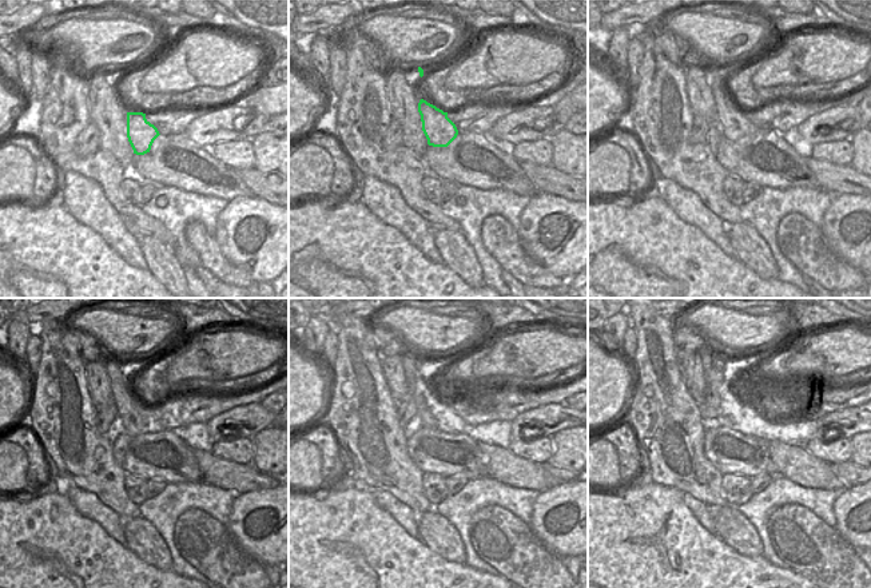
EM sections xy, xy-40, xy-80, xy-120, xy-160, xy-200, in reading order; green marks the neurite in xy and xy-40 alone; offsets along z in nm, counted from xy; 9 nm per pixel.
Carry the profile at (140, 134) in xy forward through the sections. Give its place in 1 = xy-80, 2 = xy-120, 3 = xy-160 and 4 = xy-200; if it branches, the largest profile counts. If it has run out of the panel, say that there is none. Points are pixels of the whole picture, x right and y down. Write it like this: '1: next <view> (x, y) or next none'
1: next xy-80 (734, 124)
2: next xy-120 (130, 412)
3: next xy-160 (416, 382)
4: next xy-200 (706, 353)

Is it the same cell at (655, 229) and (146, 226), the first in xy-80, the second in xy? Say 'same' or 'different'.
different

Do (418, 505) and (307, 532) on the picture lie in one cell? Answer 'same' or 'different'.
different

